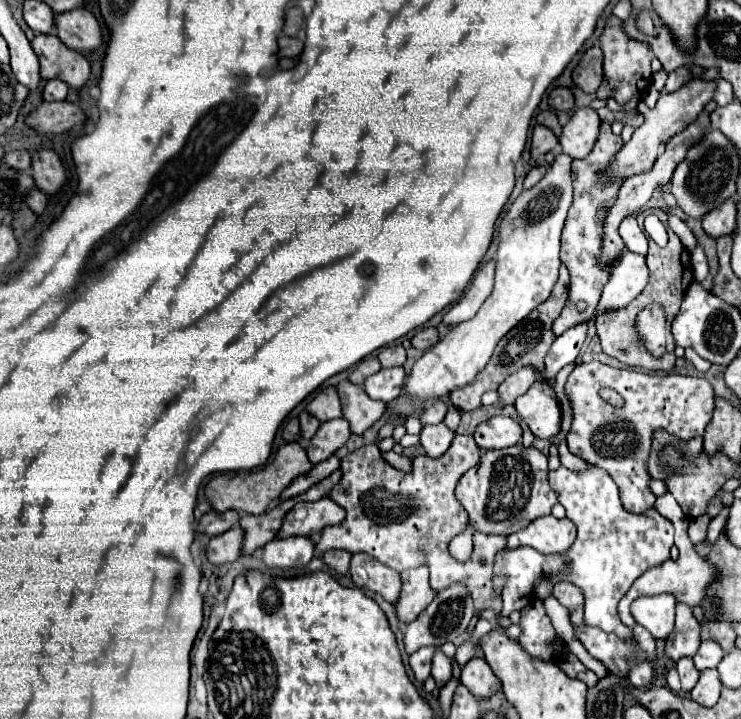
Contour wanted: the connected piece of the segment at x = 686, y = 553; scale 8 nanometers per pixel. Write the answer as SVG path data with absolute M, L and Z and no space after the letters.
M665 493L665 495L657 497L655 509L657 509L663 517L667 517L667 519L673 523L673 527L675 527L675 545L679 547L679 559L677 559L677 561L671 561L671 559L669 559L669 561L665 561L661 567L653 567L653 571L645 571L645 575L641 575L641 579L637 579L637 581L633 583L633 587L629 589L629 593L627 593L627 595L621 599L621 603L619 603L619 619L621 619L625 625L633 625L633 623L635 623L635 619L633 619L631 613L629 613L629 605L631 605L637 597L641 597L641 595L657 595L657 593L671 593L677 601L683 601L683 603L687 603L687 605L701 605L703 595L705 595L707 589L715 583L715 577L717 577L715 567L713 567L705 557L701 557L701 555L695 551L691 539L687 537L689 519L683 515L681 507L679 507L677 501L673 499L673 495Z

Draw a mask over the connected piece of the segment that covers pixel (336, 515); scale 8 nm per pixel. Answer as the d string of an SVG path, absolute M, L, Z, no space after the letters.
M321 497L319 501L297 503L283 519L279 537L303 535L303 537L319 537L319 533L329 527L337 525L345 519L345 509L333 503L331 497Z

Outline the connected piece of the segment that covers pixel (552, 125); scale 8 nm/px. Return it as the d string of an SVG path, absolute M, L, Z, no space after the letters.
M541 111L541 113L537 115L537 123L539 123L539 125L549 127L557 137L561 135L561 125L559 125L559 121L557 121L555 111Z

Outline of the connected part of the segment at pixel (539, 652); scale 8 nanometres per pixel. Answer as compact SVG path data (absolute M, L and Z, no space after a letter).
M531 601L523 611L521 611L521 637L519 643L525 645L525 651L531 653L533 657L541 657L545 661L553 659L555 651L555 629L551 625L551 619L545 613L543 601Z

